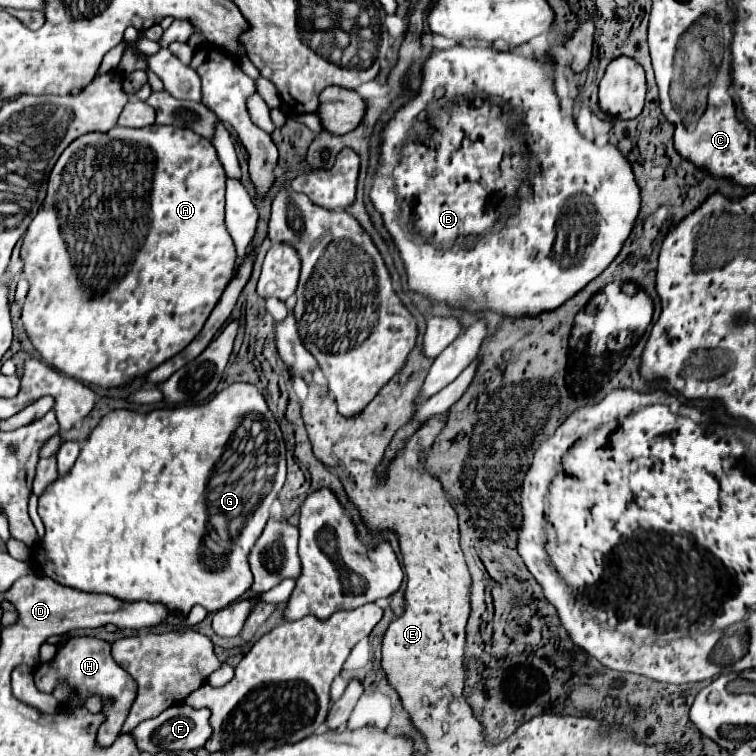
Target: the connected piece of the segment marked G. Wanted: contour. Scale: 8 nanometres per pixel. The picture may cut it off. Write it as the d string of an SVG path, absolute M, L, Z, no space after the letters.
M253 384L227 386L221 392L217 392L211 400L195 406L161 408L149 414L139 414L131 410L113 410L107 416L103 416L103 420L95 426L91 436L85 440L73 470L69 470L69 474L59 476L39 496L37 512L45 524L45 536L39 539L34 547L35 551L34 548L32 549L33 568L63 586L91 592L91 594L109 594L123 602L143 600L151 604L163 604L171 612L183 612L183 616L187 616L191 608L197 604L205 606L209 612L217 612L233 604L249 590L253 576L249 570L247 556L267 524L269 506L277 498L283 482L285 482L285 440L279 424L275 422L273 414L267 408L263 394Z

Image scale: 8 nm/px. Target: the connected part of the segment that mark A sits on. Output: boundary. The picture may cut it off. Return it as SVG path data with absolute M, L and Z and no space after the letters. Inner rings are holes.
M151 124L145 128L113 126L105 134L91 132L77 138L73 146L65 148L65 154L61 154L61 158L57 160L49 176L49 190L45 204L29 224L21 248L21 258L25 262L23 272L29 280L29 292L23 304L21 320L27 336L31 338L41 358L61 374L67 374L83 384L93 384L101 388L119 388L133 382L139 376L149 374L161 362L181 352L201 332L205 320L209 318L211 310L219 302L229 282L229 274L233 274L235 250L233 250L233 238L229 238L229 232L225 230L223 212L225 212L225 170L217 158L213 144L207 138L193 134L193 130L185 130L179 126L159 126L159 124ZM59 208L67 212L67 244L59 224L59 212L61 212Z

